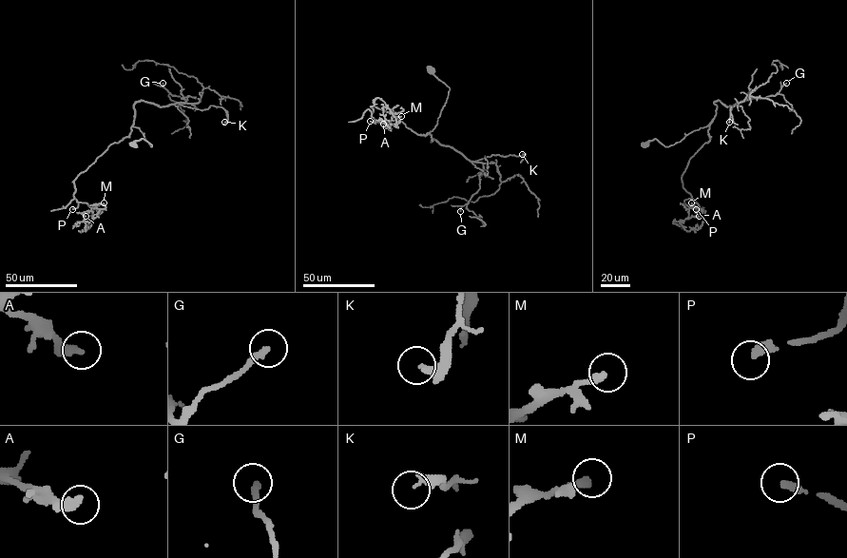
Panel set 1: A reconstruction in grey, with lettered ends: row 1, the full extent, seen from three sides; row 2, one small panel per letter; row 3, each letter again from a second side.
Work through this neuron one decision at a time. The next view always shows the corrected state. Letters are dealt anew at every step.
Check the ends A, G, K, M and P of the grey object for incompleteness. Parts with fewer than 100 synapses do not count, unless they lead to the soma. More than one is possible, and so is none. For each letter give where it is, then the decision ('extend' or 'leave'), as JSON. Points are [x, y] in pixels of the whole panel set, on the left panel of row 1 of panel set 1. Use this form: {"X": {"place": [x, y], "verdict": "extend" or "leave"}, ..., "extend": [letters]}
{"A": {"place": [86, 216], "verdict": "leave"}, "G": {"place": [163, 83], "verdict": "leave"}, "K": {"place": [224, 122], "verdict": "leave"}, "M": {"place": [104, 202], "verdict": "leave"}, "P": {"place": [72, 209], "verdict": "extend"}, "extend": ["P"]}

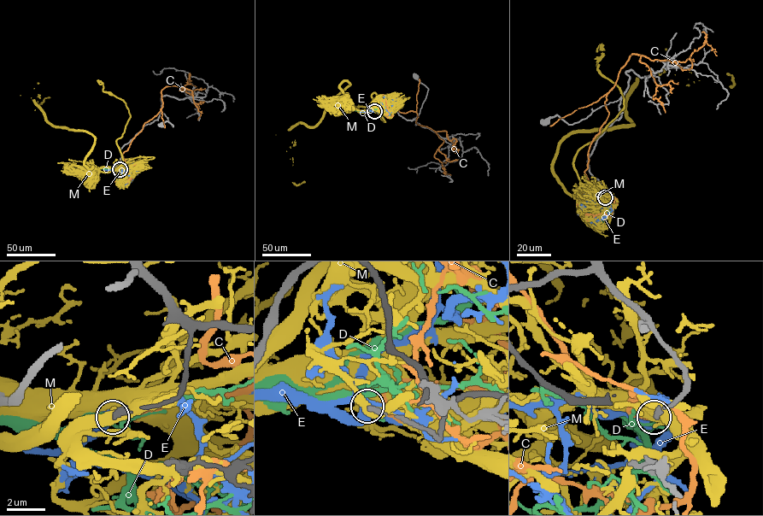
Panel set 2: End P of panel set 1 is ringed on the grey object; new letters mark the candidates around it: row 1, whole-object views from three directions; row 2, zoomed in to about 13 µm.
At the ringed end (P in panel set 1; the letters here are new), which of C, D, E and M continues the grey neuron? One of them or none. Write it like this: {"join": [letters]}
{"join": []}

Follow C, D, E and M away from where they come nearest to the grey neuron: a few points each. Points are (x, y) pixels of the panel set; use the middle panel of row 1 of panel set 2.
C: (375, 111), (381, 108), (378, 99), (400, 112), (415, 111), (416, 122), (443, 140), (434, 156), (450, 175)
D: (374, 111), (389, 114), (392, 107)
E: (375, 111), (389, 114), (392, 101), (396, 98)
M: (375, 111), (359, 112), (339, 89), (343, 81), (349, 84), (317, 123), (290, 130), (294, 183), (305, 182)

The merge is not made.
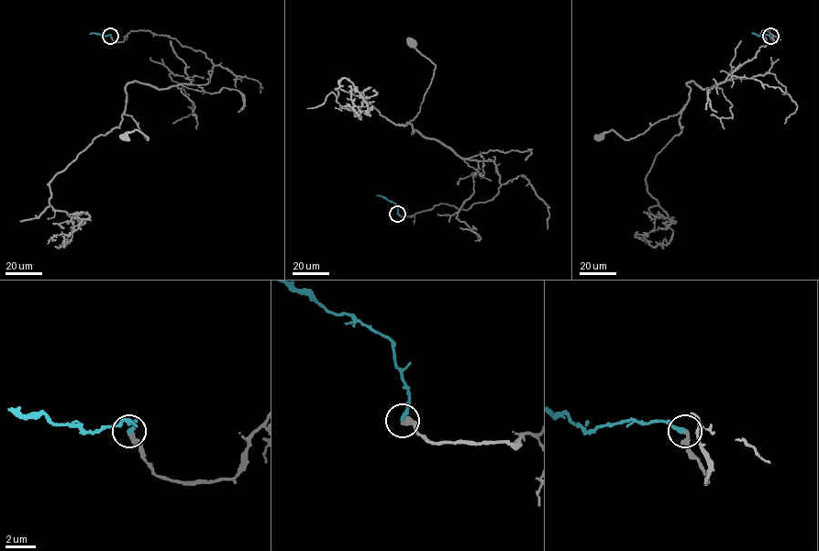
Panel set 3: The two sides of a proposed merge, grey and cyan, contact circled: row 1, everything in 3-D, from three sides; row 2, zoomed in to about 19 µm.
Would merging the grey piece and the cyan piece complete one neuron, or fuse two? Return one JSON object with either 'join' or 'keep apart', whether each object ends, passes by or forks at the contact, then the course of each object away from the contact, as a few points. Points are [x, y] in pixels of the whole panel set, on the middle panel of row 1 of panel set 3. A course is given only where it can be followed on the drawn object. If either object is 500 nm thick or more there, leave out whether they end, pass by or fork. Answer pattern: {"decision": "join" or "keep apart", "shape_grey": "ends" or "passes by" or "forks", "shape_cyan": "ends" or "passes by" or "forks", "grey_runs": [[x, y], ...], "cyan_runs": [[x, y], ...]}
{"decision": "join", "shape_grey": "ends", "shape_cyan": "ends", "grey_runs": [[397, 214], [440, 203], [468, 210], [500, 186], [493, 161], [462, 159], [412, 133], [435, 68], [412, 42]], "cyan_runs": [[397, 214], [395, 203], [377, 195]]}

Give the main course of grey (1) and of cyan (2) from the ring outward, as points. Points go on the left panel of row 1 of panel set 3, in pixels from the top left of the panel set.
1: (110, 36), (168, 35), (213, 63), (206, 84), (127, 84), (123, 114), (148, 139), (138, 130), (125, 137)
2: (110, 36), (90, 33)

